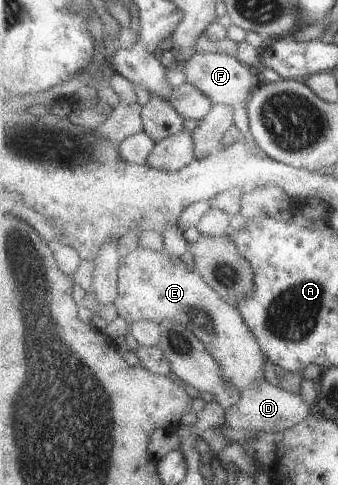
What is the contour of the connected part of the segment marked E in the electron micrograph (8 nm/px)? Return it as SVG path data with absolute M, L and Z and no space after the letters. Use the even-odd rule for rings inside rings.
M136 247L120 259L118 270L118 295L114 302L118 316L123 318L128 325L140 320L148 320L161 324L163 321L172 320L192 333L204 342L224 367L224 377L229 381L229 386L239 388L241 391L252 386L258 378L263 378L263 365L269 363L260 341L257 341L252 329L244 322L240 309L225 301L220 294L195 270L181 261L180 257L171 256L162 247L159 250Z

